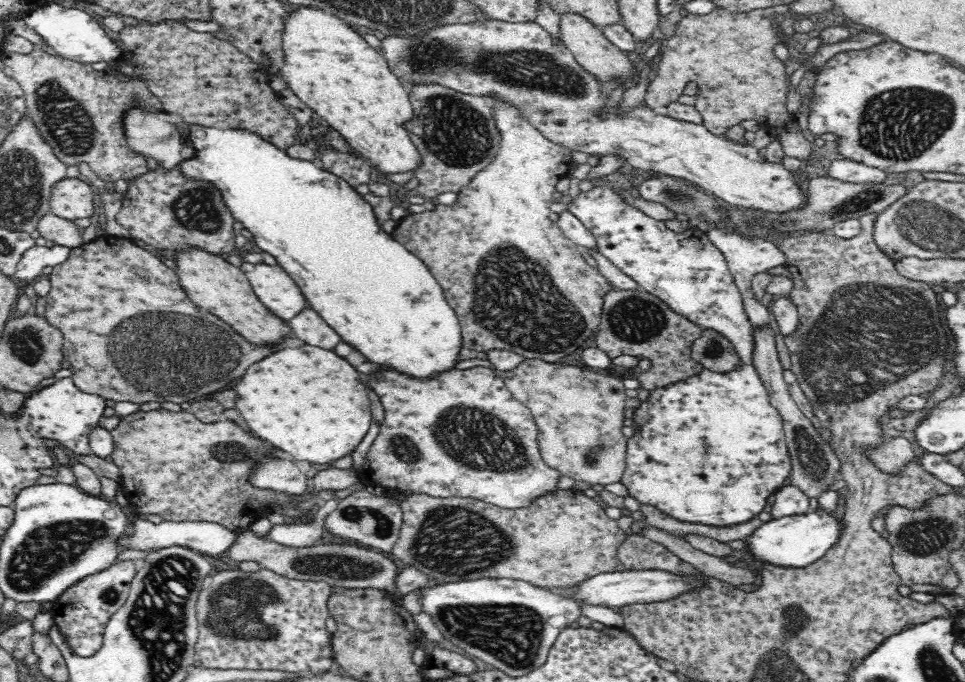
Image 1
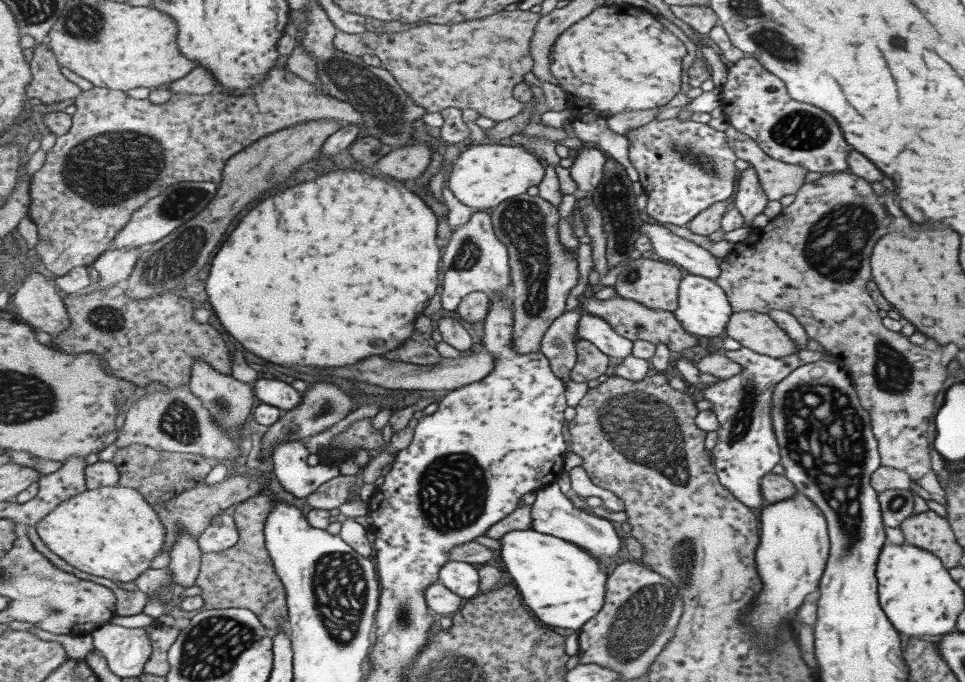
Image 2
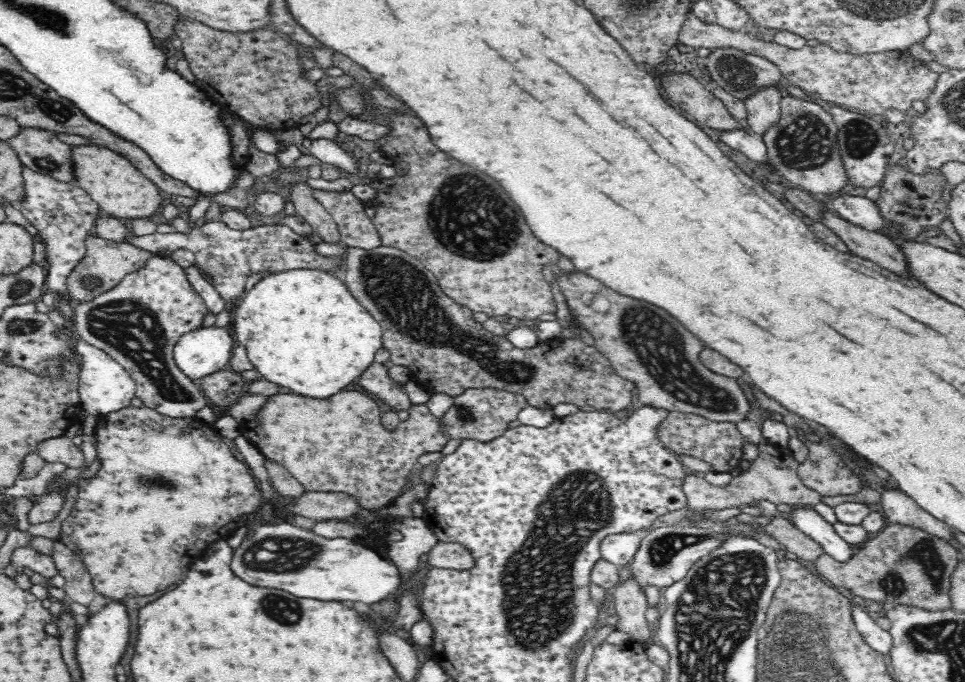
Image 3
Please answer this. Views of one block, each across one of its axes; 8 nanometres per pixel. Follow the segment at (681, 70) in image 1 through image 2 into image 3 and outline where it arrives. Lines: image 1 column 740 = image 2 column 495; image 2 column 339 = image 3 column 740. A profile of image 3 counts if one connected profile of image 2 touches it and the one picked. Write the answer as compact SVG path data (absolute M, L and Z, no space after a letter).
M688 12L686 16L686 24L680 32L680 42L678 46L692 46L696 50L700 48L738 48L738 50L746 50L750 54L758 54L766 60L770 60L772 64L776 64L782 72L782 78L792 82L794 86L808 90L808 92L816 92L820 94L822 100L826 102L834 102L840 108L846 110L854 110L878 120L884 120L884 112L888 108L896 108L900 112L904 112L906 116L912 116L912 102L914 100L922 100L926 102L938 88L938 80L940 74L932 72L928 66L924 66L926 62L920 62L916 58L912 58L912 54L906 52L894 52L894 54L848 54L848 52L836 52L830 44L818 44L818 46L804 46L800 50L794 48L786 48L782 44L776 42L762 42L756 38L750 38L744 34L744 30L740 32L732 32L724 26L716 24L702 24L694 12Z

